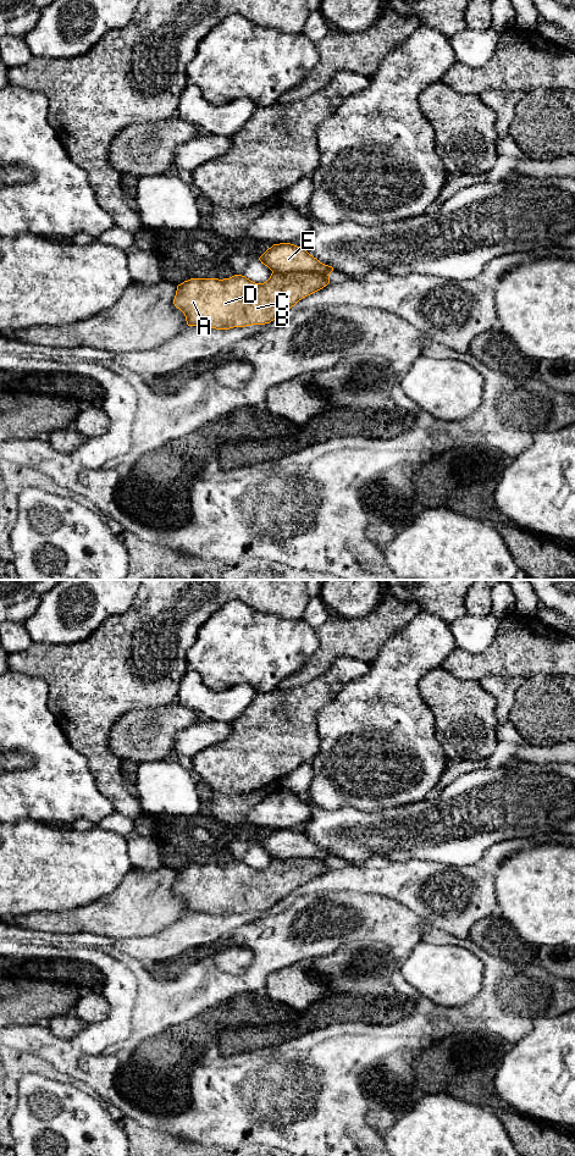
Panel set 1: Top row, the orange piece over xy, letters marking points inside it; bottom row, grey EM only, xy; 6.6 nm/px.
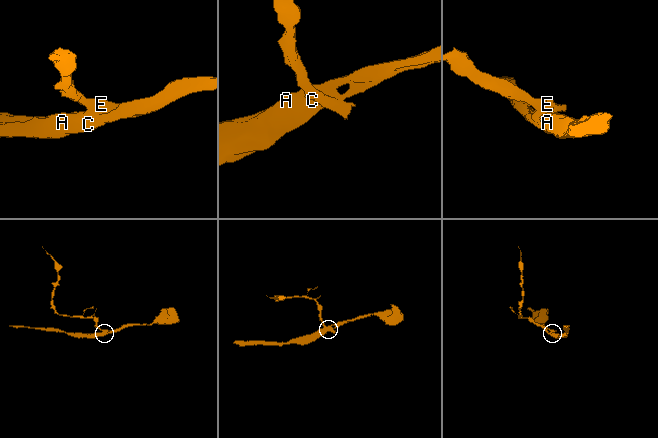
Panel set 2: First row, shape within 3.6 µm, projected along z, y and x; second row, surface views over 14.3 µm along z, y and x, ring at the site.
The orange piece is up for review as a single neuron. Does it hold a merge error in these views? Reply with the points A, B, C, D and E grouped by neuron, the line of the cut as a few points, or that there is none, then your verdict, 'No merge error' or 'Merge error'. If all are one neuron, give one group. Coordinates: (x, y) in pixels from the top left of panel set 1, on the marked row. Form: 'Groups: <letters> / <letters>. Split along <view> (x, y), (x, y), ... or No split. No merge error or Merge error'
Groups: A B C D / E. Split along xy (272, 271), (319, 272), (327, 275). Merge error

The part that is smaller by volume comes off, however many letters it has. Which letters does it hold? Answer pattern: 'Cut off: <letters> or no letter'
Cut off: E

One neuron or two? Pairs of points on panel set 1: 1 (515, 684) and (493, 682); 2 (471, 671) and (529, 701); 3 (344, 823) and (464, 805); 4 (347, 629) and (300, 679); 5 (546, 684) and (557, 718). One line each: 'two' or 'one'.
1: one
2: two
3: one
4: one
5: one

